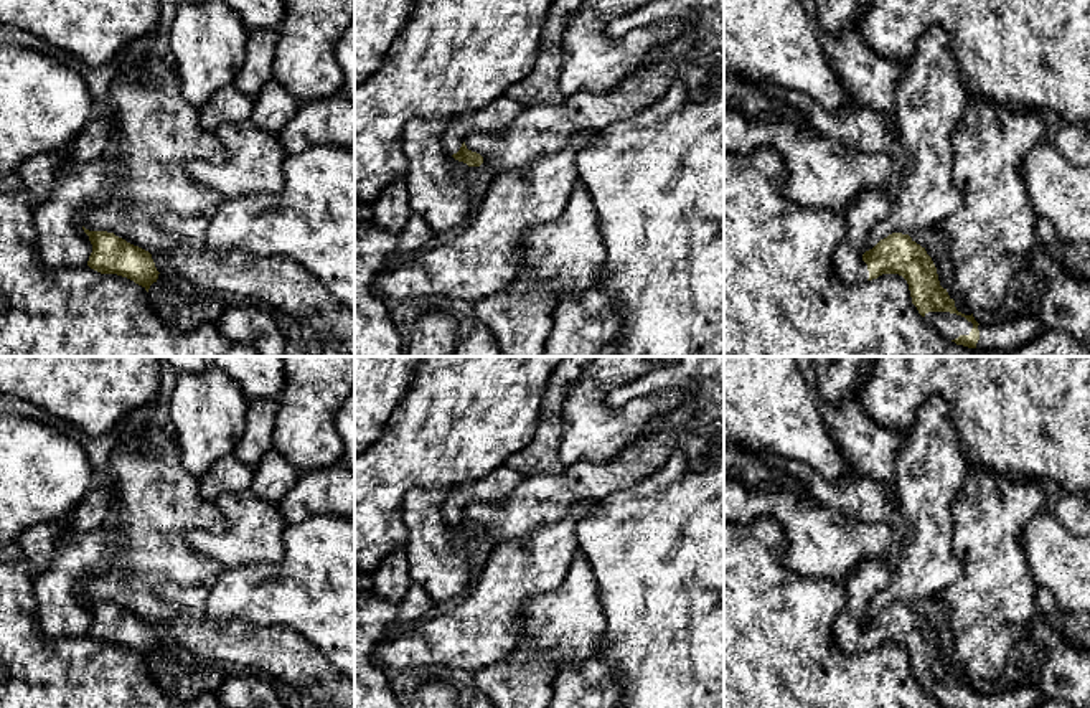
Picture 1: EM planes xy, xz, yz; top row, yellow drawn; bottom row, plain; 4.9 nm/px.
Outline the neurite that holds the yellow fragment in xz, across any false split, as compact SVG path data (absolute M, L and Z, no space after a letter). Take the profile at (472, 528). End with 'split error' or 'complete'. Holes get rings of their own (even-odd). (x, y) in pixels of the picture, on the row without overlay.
M501 465L478 480L453 484L442 507L445 520L468 536L480 536L483 526L467 518L467 508L506 500L519 487L523 479L519 472Z | split error

